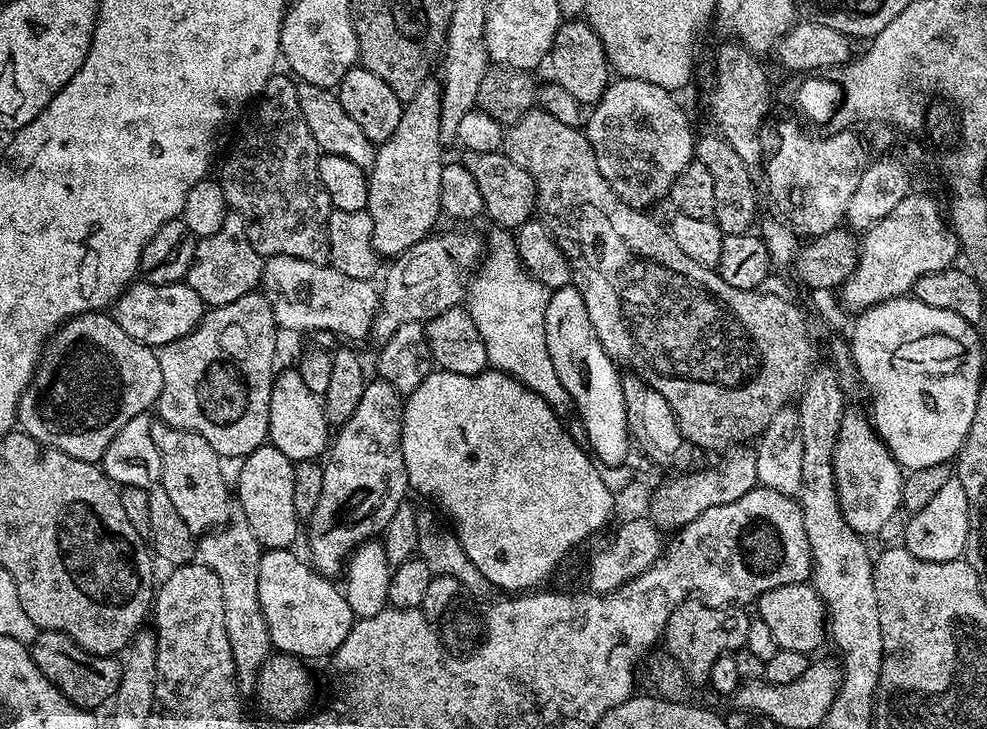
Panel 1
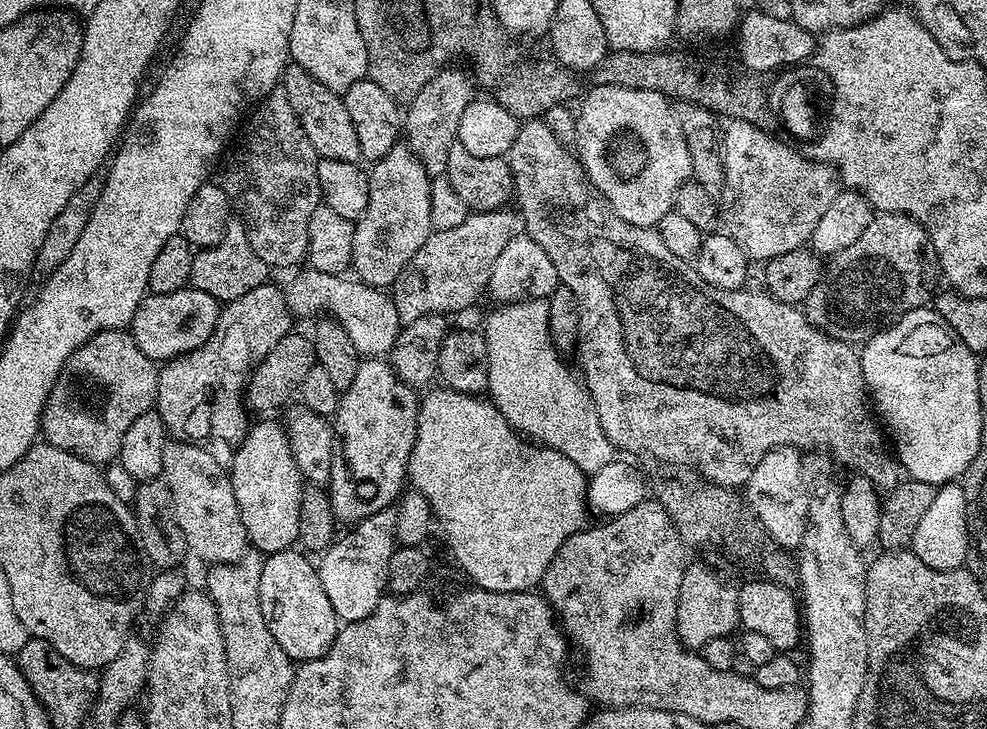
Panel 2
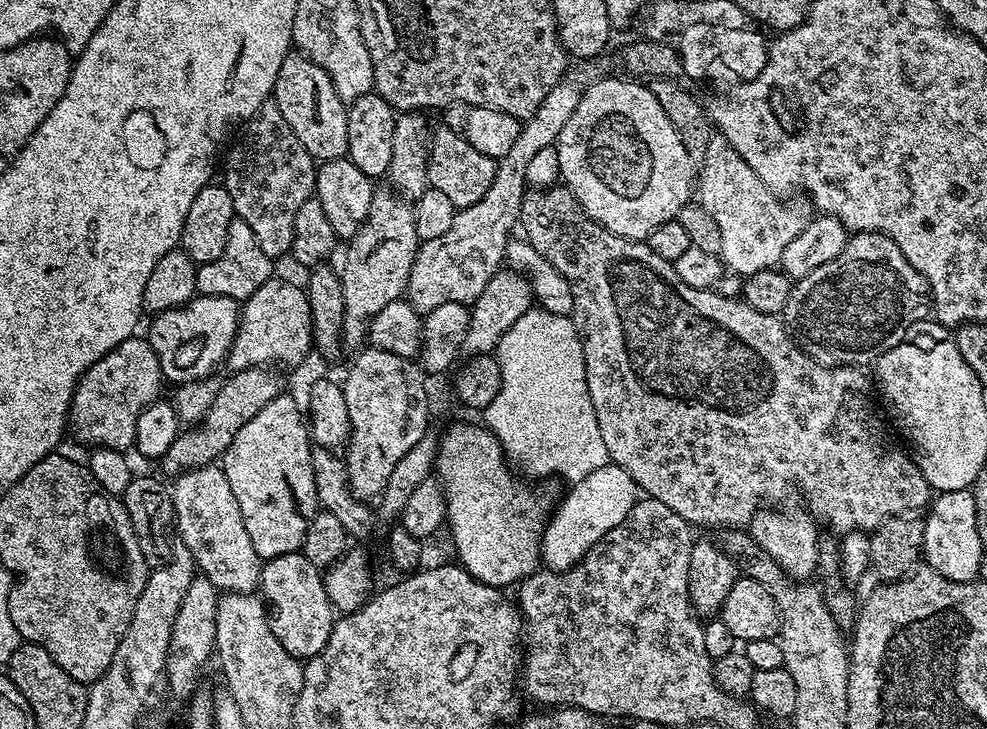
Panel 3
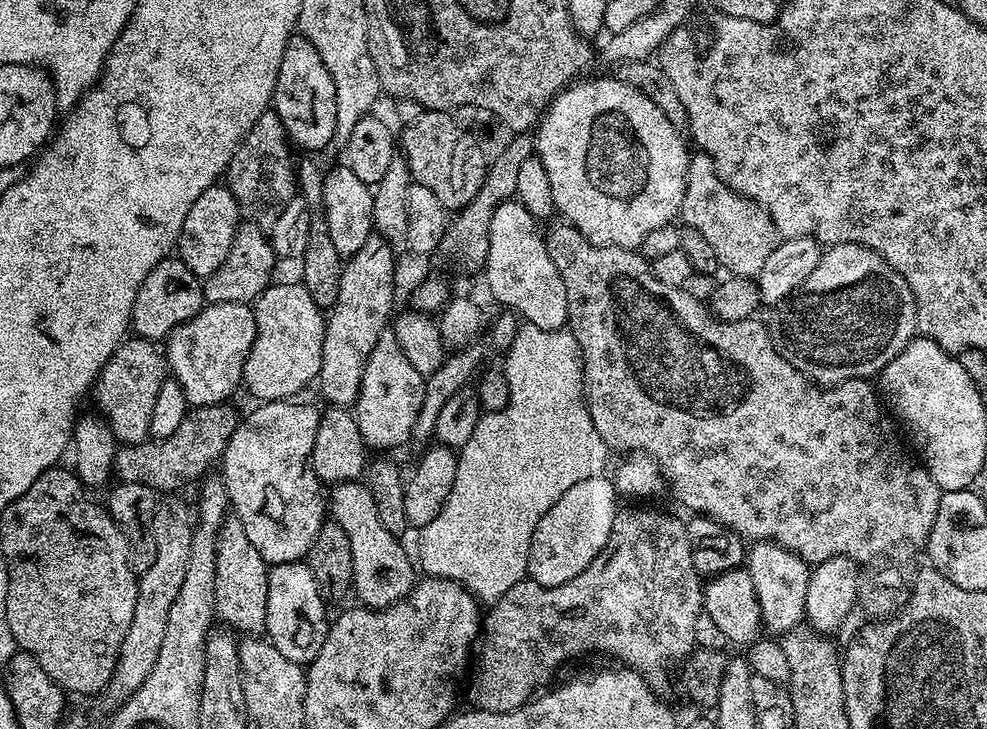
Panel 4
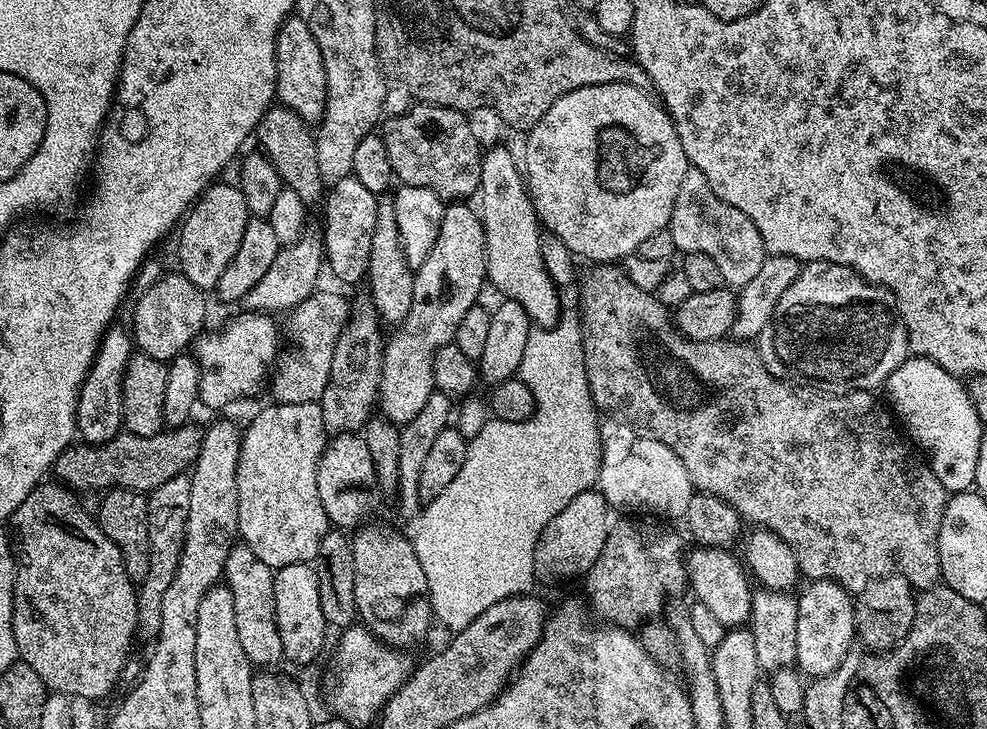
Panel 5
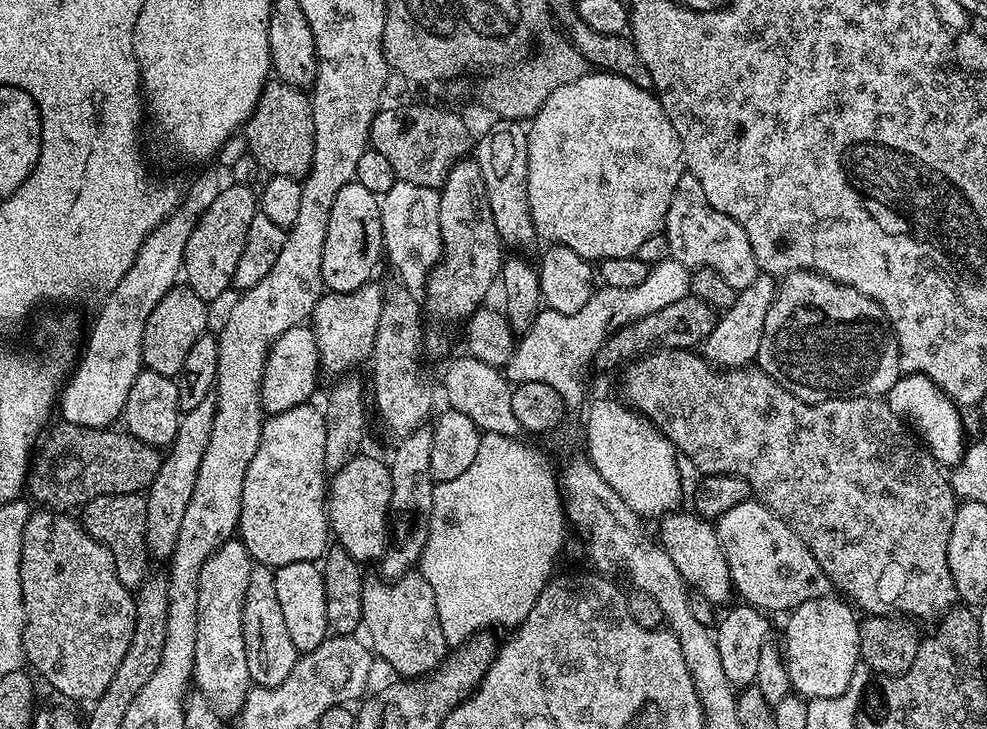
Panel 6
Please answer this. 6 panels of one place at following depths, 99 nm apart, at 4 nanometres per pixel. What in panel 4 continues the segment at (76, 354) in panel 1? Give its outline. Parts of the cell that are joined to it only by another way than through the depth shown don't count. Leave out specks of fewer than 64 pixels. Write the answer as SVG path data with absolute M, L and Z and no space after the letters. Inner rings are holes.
M125 339L96 375L94 396L96 392L99 415L107 420L121 445L138 444L149 439L150 414L158 399L158 390L166 378L166 356L156 348L159 347L150 340Z

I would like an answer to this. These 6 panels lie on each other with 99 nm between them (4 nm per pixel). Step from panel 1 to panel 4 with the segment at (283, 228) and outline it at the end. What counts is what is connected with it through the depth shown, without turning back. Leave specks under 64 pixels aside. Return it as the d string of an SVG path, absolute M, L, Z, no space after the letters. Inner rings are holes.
M269 110L254 122L254 126L244 135L244 140L234 150L226 173L226 187L232 191L240 207L240 215L254 222L259 228L271 230L278 222L278 214L297 195L294 160L288 157L290 141L288 131L282 126L275 110Z

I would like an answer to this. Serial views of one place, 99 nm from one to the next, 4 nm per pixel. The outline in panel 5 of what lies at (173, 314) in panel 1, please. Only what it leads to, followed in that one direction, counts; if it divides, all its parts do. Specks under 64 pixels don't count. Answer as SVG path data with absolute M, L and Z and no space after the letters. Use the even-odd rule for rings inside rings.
M244 310L241 313L241 316L234 317L229 324L222 325L220 332L205 331L194 341L194 355L200 367L198 394L203 407L224 408L227 404L242 399L243 396L254 395L263 386L264 379L266 384L277 363L280 332L272 321L275 319L271 315L251 310Z

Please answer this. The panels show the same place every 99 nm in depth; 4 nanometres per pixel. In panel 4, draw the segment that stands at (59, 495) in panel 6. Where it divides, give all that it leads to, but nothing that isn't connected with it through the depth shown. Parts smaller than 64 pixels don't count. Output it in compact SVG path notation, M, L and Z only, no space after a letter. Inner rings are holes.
M225 402L192 408L170 437L164 440L150 438L142 443L119 447L115 475L122 482L138 482L160 494L172 494L181 491L180 488L186 484L197 483L206 474L204 472L223 457L225 447L239 424L239 417L232 406Z

